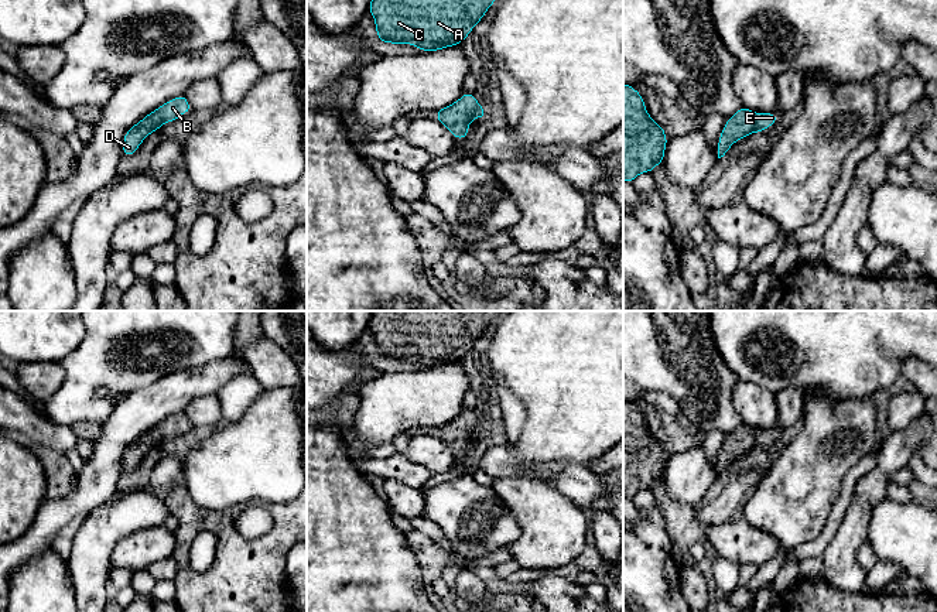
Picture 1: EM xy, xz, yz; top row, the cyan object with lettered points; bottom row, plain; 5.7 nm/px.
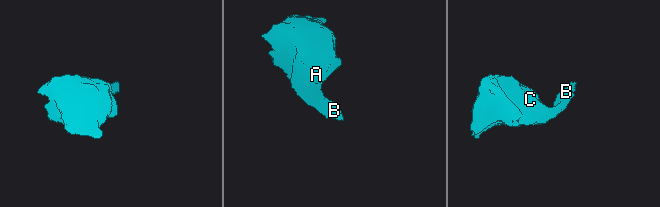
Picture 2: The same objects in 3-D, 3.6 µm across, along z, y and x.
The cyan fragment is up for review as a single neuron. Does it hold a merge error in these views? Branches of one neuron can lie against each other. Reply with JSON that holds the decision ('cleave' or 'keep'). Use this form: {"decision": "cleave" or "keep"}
{"decision": "keep"}

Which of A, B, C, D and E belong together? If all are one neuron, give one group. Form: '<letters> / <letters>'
A B C D E

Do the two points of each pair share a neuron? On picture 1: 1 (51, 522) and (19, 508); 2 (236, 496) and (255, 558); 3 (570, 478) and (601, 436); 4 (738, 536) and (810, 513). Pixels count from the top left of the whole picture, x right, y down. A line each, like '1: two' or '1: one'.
1: two
2: two
3: two
4: two

